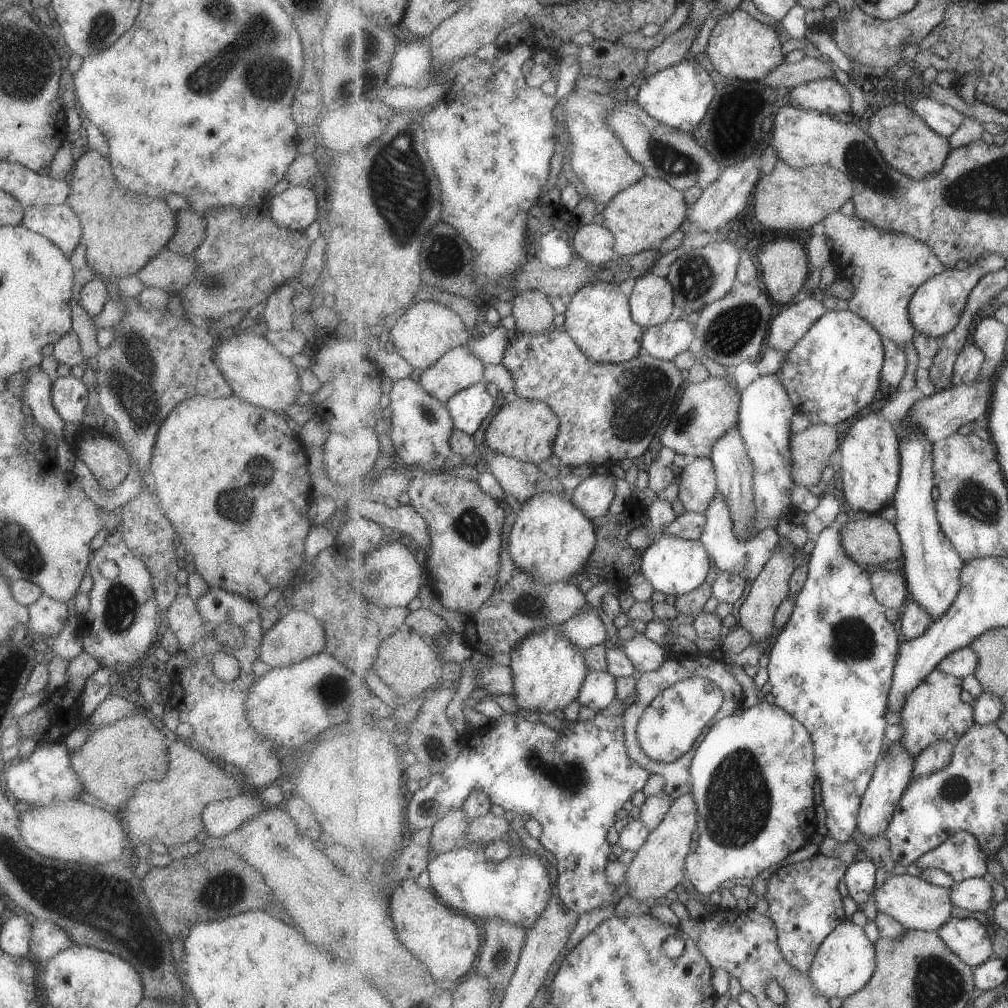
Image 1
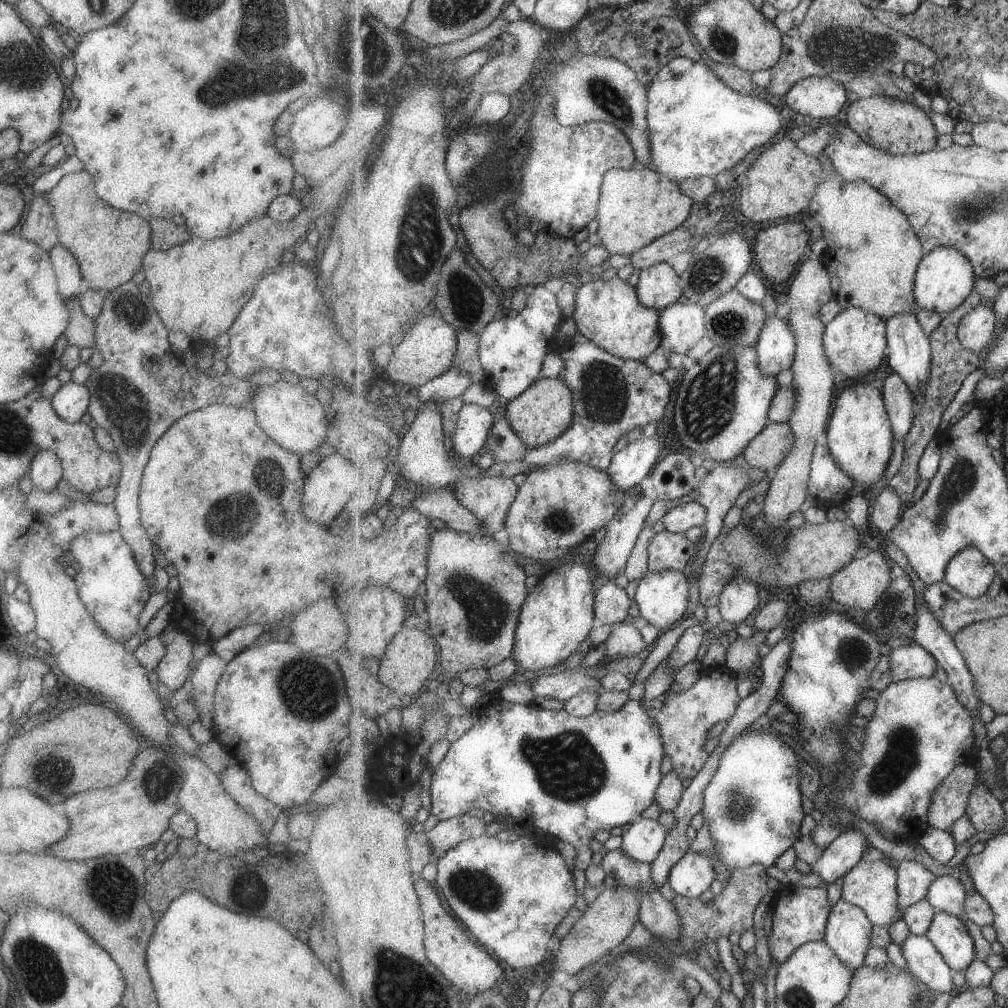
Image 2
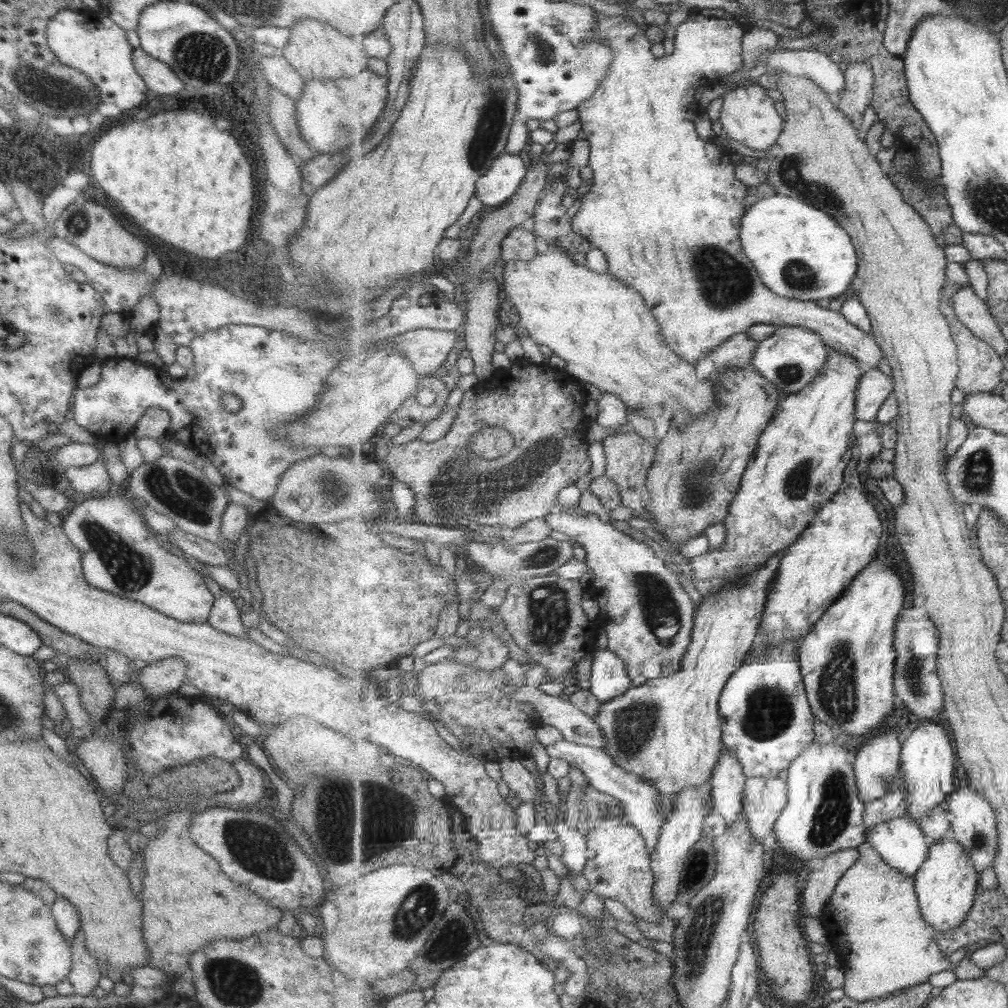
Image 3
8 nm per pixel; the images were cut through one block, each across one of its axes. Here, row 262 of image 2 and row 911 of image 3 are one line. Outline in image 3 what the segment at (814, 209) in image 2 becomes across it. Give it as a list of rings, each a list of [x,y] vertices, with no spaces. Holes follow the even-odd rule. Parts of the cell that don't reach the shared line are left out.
[[[865,842],[858,846],[858,849],[859,860],[838,882],[829,903],[827,920],[823,922],[825,928],[835,934],[835,940],[832,941],[833,950],[843,960],[841,965],[845,971],[845,986],[842,989],[845,990],[845,996],[857,1002],[877,1000],[898,990],[929,982],[933,974],[939,974],[943,970],[956,972],[957,980],[983,978],[987,970],[974,964],[970,957],[963,958],[958,966],[953,966],[949,957],[946,957],[934,938],[934,928],[921,914],[920,899],[916,893],[916,878],[889,866],[871,843]]]

